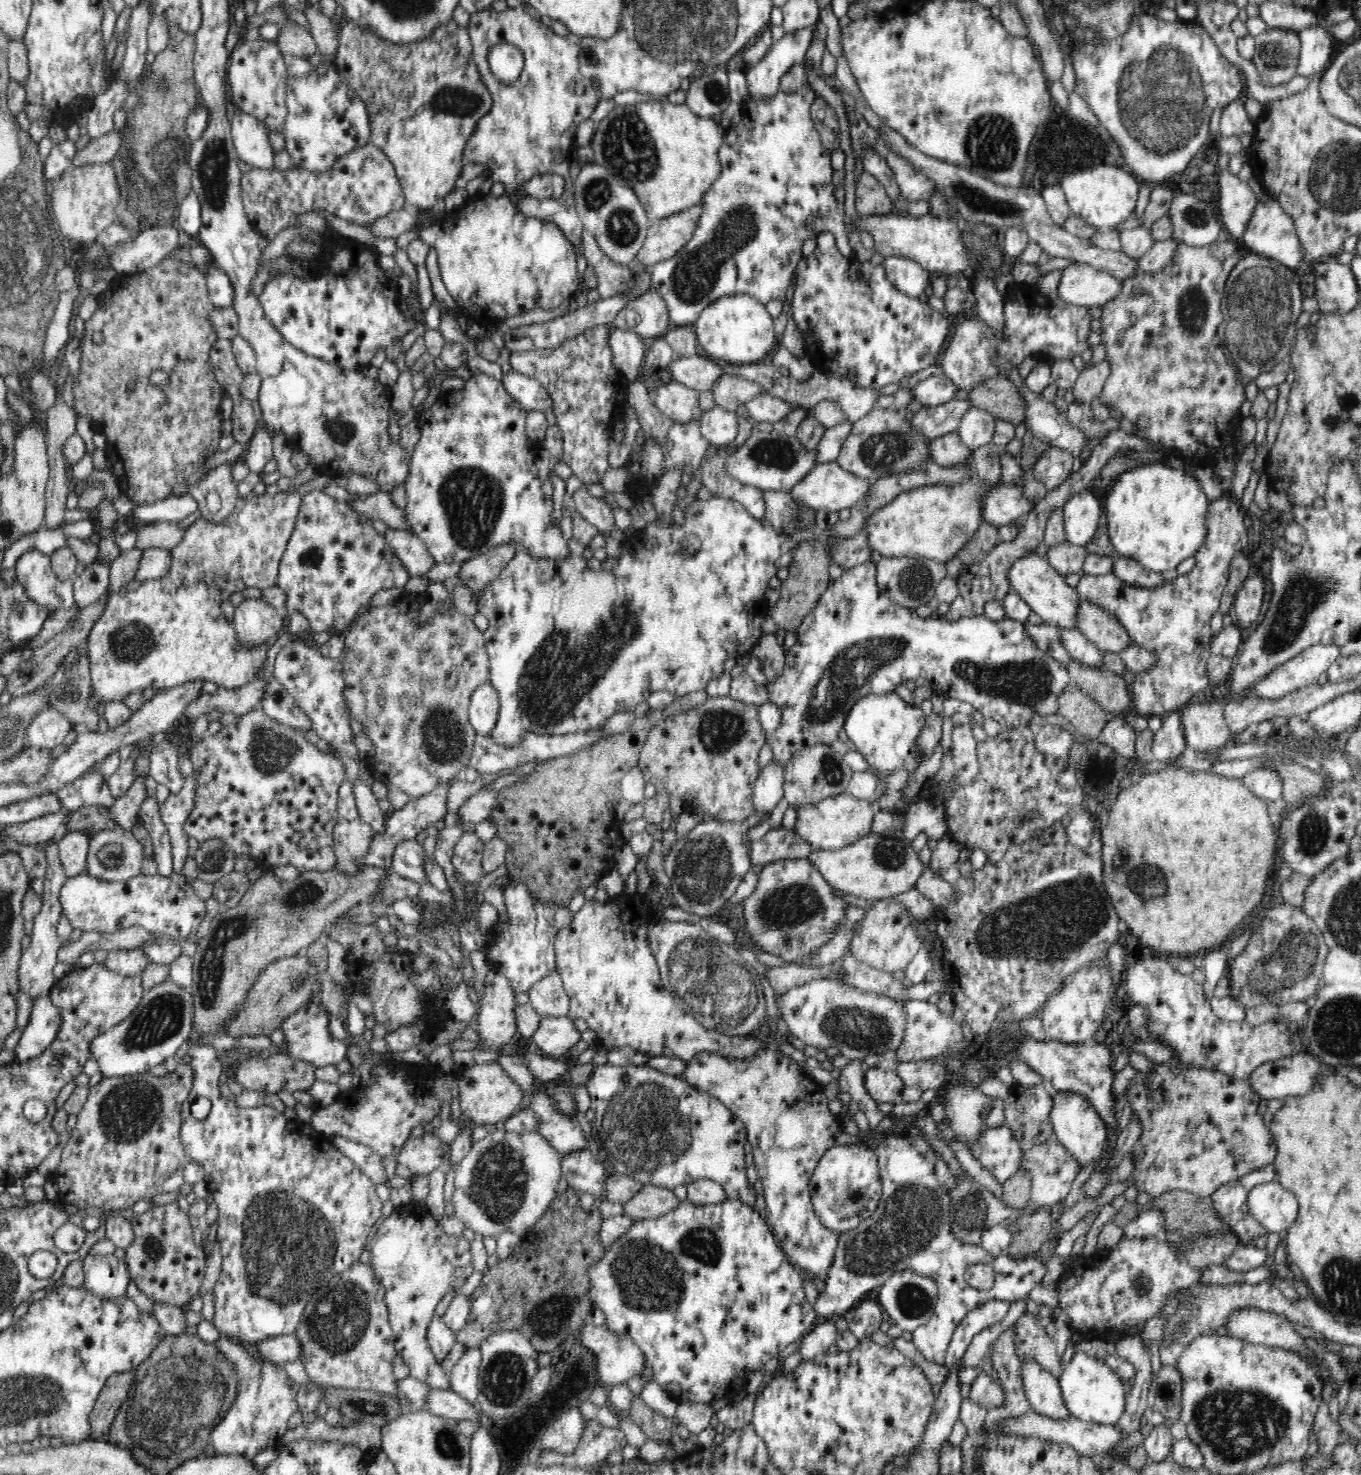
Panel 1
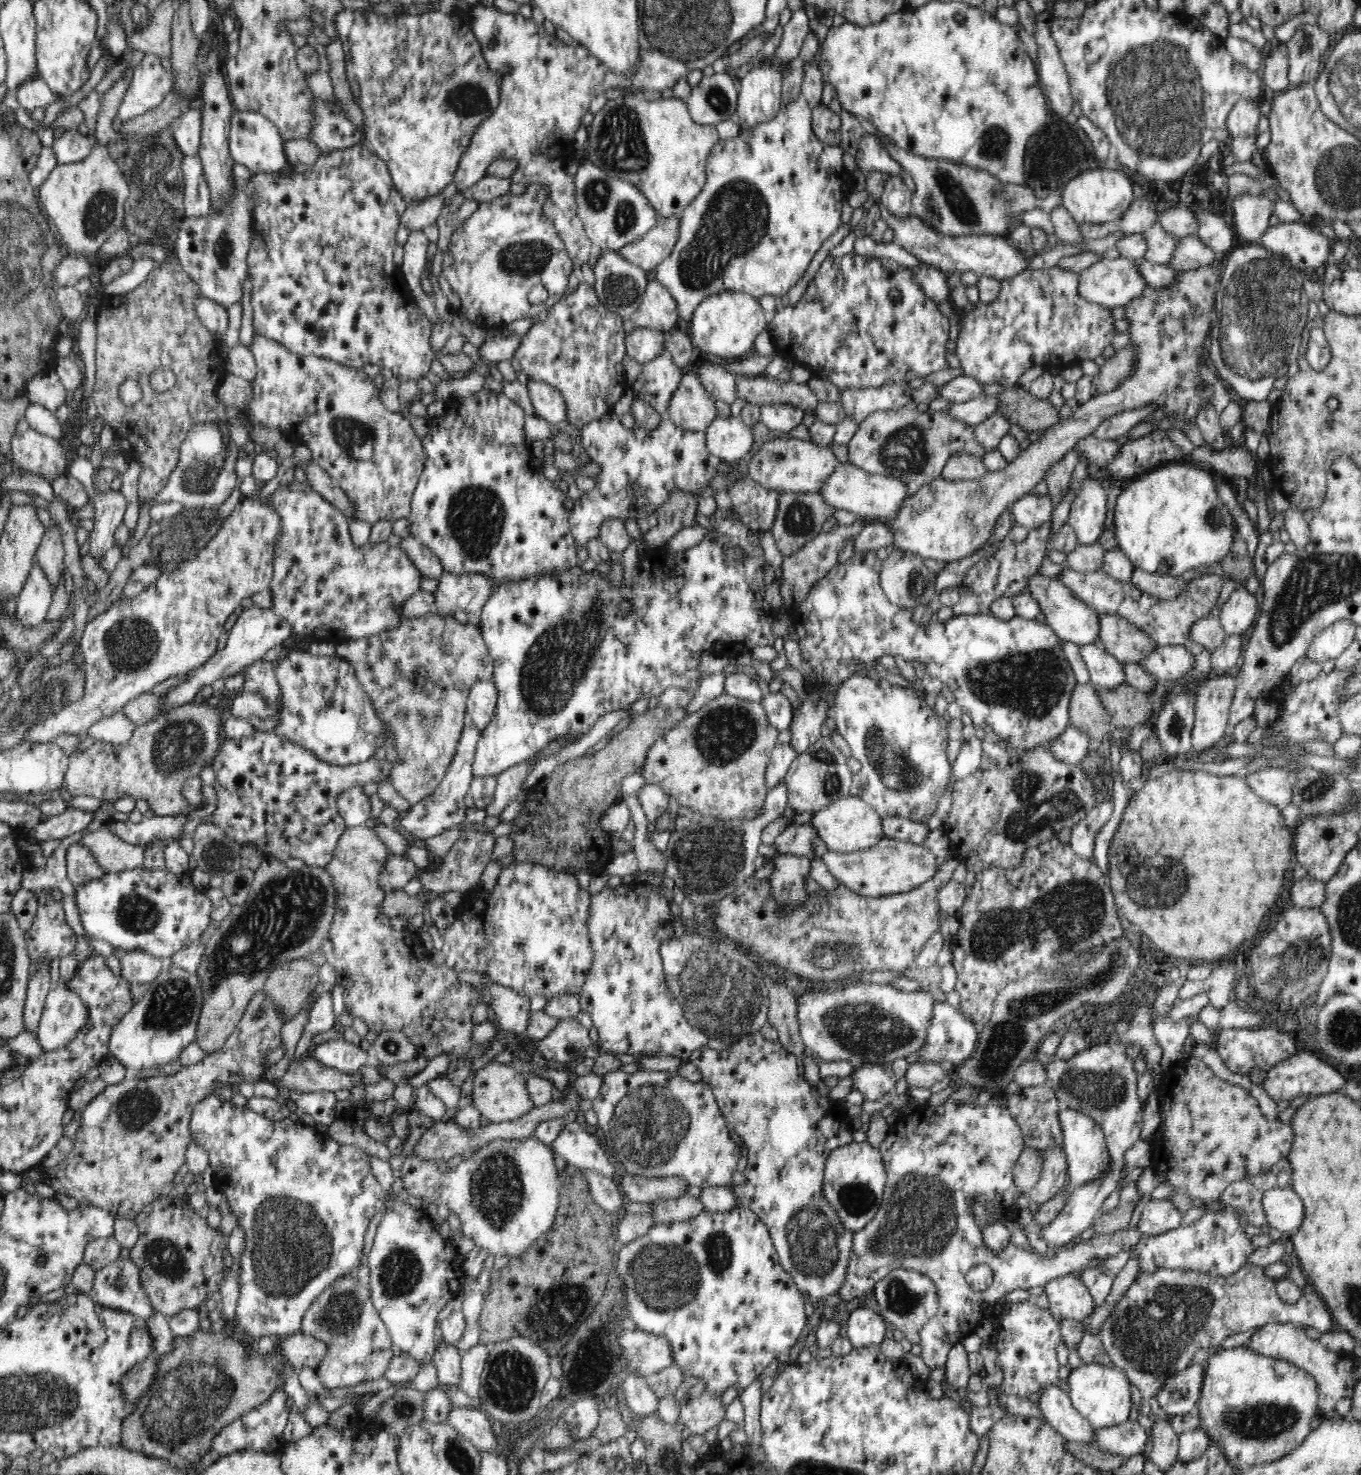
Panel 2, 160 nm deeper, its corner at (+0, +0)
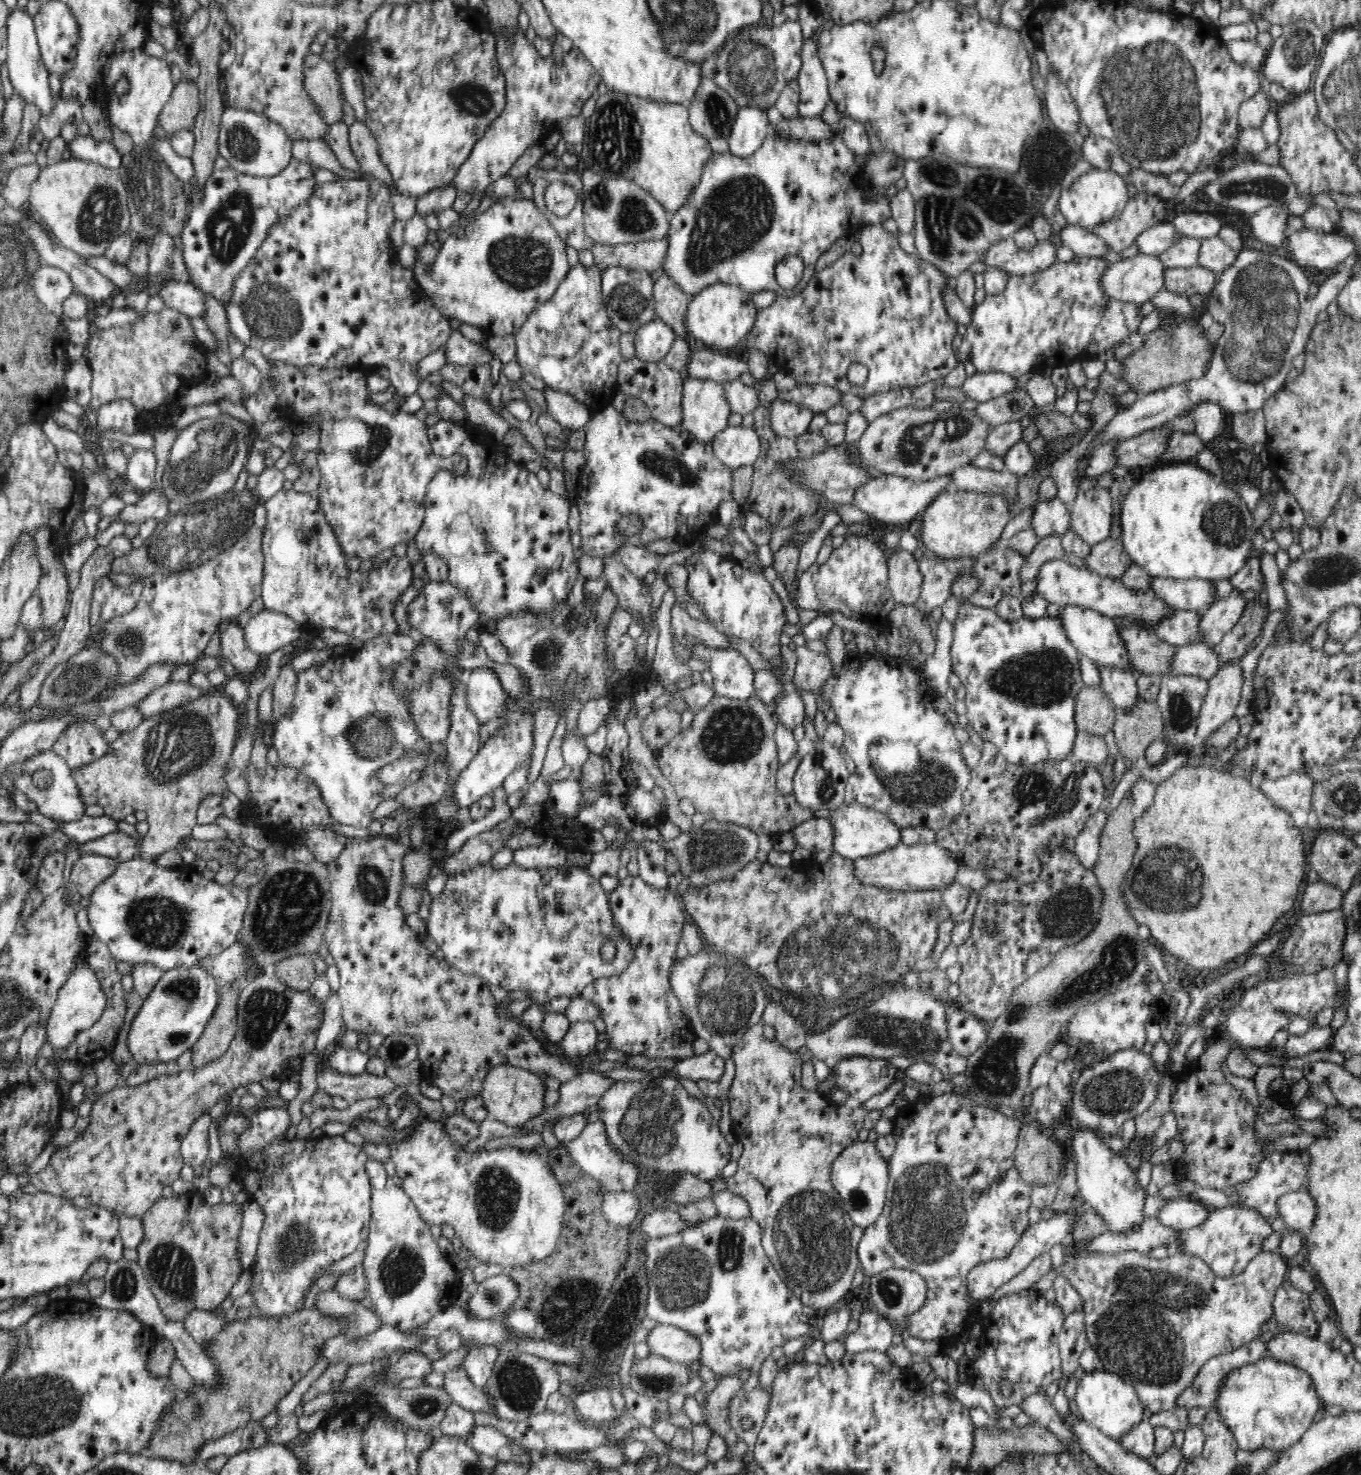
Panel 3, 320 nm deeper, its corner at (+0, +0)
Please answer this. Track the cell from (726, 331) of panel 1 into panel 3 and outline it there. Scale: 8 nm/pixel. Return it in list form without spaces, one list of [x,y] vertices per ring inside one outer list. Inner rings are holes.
[[[714,283],[690,298],[685,327],[691,340],[702,340],[710,349],[719,351],[723,348],[734,348],[748,336],[757,312],[752,294],[746,294],[730,283]]]

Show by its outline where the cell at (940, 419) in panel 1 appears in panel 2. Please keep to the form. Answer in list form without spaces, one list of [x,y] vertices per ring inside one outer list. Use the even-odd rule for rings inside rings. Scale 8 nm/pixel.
[[[978,394],[976,398],[964,403],[950,403],[946,409],[954,419],[976,426],[990,416],[997,414],[998,397],[996,395]]]

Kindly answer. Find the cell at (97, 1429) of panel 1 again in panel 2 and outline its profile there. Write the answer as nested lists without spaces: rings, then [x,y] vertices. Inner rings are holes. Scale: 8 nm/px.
[[[152,1353],[145,1357],[143,1361],[134,1365],[126,1376],[120,1380],[122,1393],[128,1401],[136,1402],[152,1384],[154,1376],[156,1376],[157,1356]]]

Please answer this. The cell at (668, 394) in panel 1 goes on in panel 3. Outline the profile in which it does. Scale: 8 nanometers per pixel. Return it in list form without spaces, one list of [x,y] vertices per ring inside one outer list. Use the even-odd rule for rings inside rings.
[[[688,377],[683,384],[681,405],[682,428],[702,442],[710,443],[728,426],[731,410],[722,383]]]

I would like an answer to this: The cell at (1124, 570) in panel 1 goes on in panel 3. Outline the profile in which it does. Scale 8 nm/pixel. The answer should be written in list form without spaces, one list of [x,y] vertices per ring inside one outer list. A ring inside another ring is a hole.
[[[1150,578],[1151,591],[1168,606],[1178,610],[1201,607],[1206,609],[1214,602],[1214,586],[1209,580]]]

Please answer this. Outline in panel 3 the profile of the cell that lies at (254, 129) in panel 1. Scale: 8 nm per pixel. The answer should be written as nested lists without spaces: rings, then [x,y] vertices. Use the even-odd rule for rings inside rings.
[[[230,106],[225,107],[219,126],[218,144],[219,154],[228,161],[230,168],[234,172],[250,176],[276,176],[276,174],[282,172],[288,166],[292,158],[293,140],[290,139],[284,127],[266,118],[264,115],[246,109],[235,109]]]

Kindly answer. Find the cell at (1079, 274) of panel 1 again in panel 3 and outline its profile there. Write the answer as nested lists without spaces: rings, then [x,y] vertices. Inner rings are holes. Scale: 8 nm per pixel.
[[[1139,253],[1133,258],[1109,264],[1109,268],[1103,273],[1100,285],[1107,296],[1119,302],[1141,306],[1165,287],[1165,270],[1165,265],[1158,257]]]

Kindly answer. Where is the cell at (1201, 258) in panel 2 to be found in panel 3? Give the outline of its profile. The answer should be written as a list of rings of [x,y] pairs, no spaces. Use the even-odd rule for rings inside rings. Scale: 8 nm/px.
[[[1219,237],[1202,239],[1200,248],[1198,266],[1208,268],[1216,274],[1222,274],[1224,270],[1230,268],[1239,254]]]

